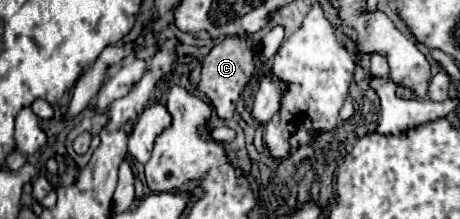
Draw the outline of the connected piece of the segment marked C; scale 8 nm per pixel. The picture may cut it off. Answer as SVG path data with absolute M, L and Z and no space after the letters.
M227 38L213 46L213 50L203 60L201 70L201 82L199 90L207 94L211 106L215 108L219 118L231 118L235 112L235 102L239 94L243 92L245 84L249 82L249 76L253 74L253 50L243 38Z

